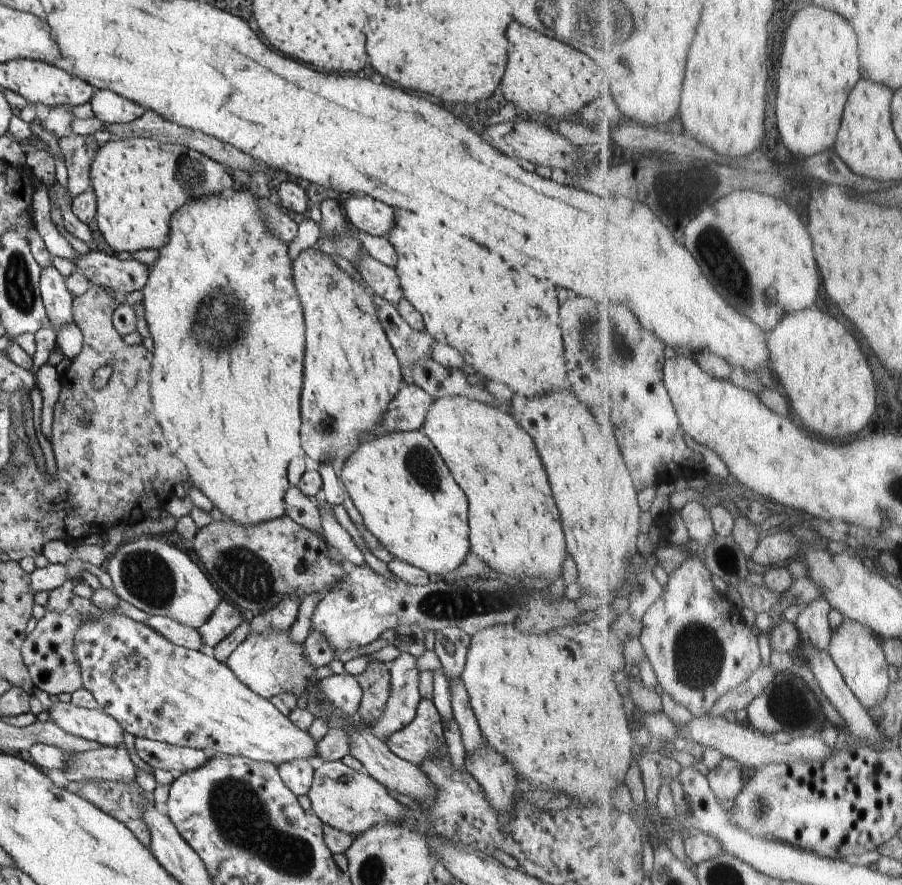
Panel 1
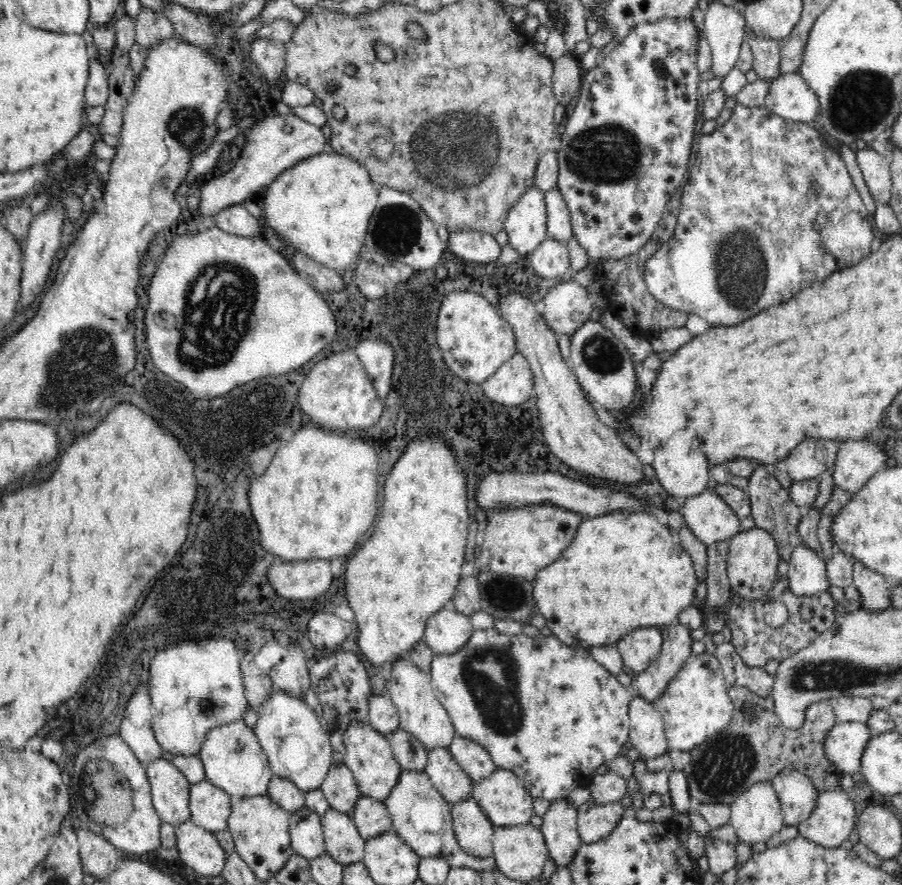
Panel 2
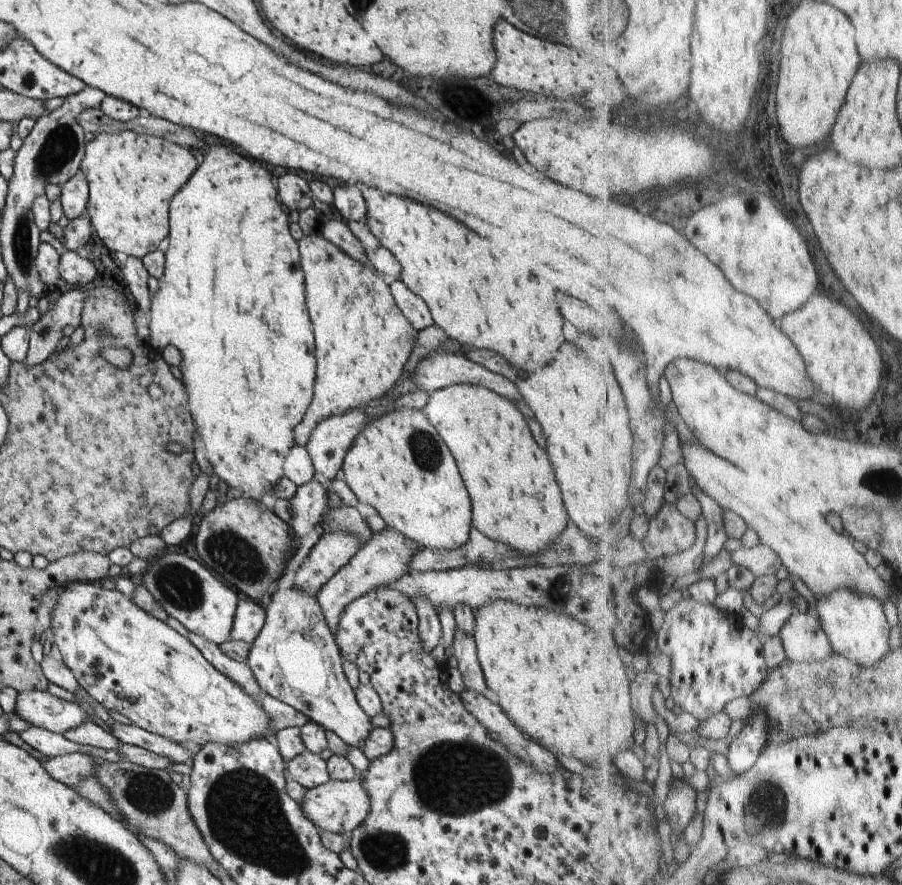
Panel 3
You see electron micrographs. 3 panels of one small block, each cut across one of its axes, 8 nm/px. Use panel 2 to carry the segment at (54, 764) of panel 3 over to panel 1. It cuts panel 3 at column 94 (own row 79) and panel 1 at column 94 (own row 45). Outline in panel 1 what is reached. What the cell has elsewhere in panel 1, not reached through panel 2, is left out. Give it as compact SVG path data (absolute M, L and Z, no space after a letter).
M102 747L83 753L72 753L68 768L63 772L70 782L132 782L136 778L137 767L128 753L120 747Z

